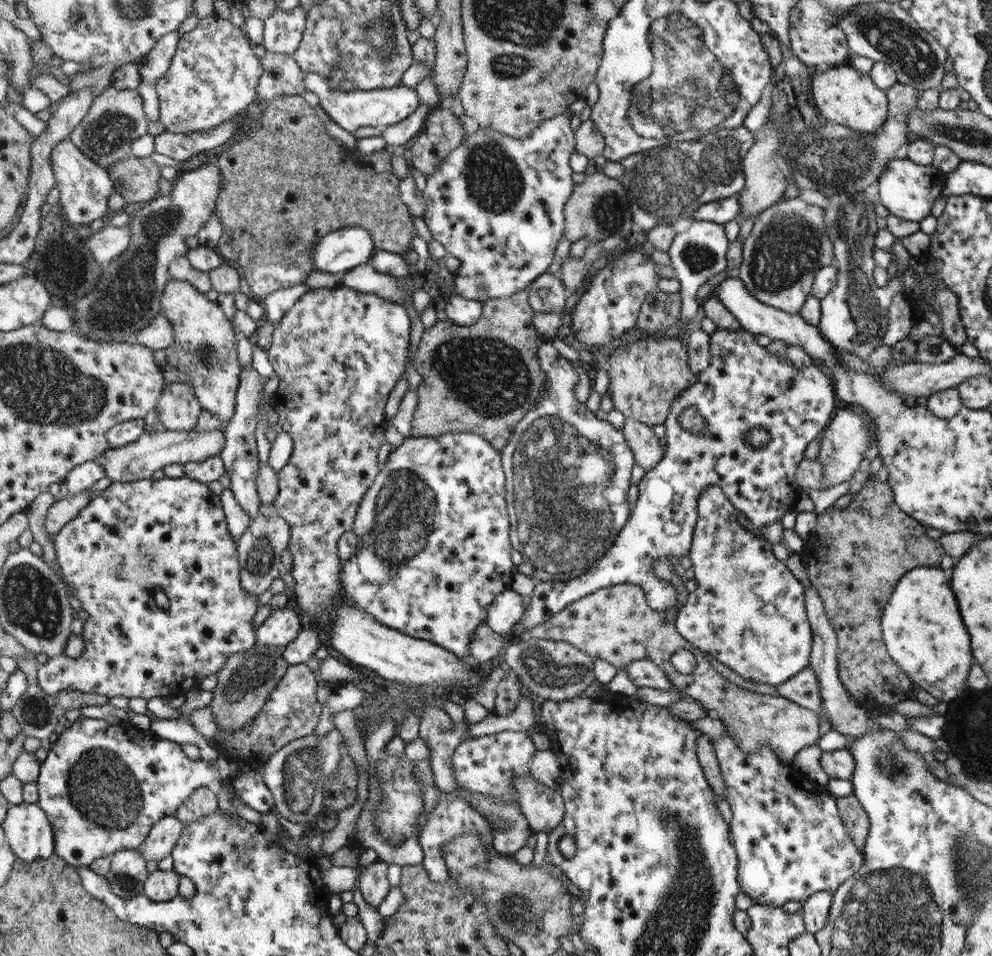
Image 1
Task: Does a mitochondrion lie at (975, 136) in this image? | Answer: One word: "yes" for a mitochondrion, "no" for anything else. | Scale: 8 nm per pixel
yes

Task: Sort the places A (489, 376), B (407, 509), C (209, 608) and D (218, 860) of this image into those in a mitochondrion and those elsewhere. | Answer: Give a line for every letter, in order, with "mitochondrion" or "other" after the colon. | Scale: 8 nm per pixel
A: mitochondrion
B: mitochondrion
C: other
D: other

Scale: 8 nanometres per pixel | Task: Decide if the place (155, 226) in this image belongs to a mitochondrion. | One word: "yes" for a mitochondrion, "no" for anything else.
yes

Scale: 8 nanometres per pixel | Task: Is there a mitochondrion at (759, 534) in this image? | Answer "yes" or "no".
no

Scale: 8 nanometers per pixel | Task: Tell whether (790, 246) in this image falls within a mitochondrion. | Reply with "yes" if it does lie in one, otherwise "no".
yes

